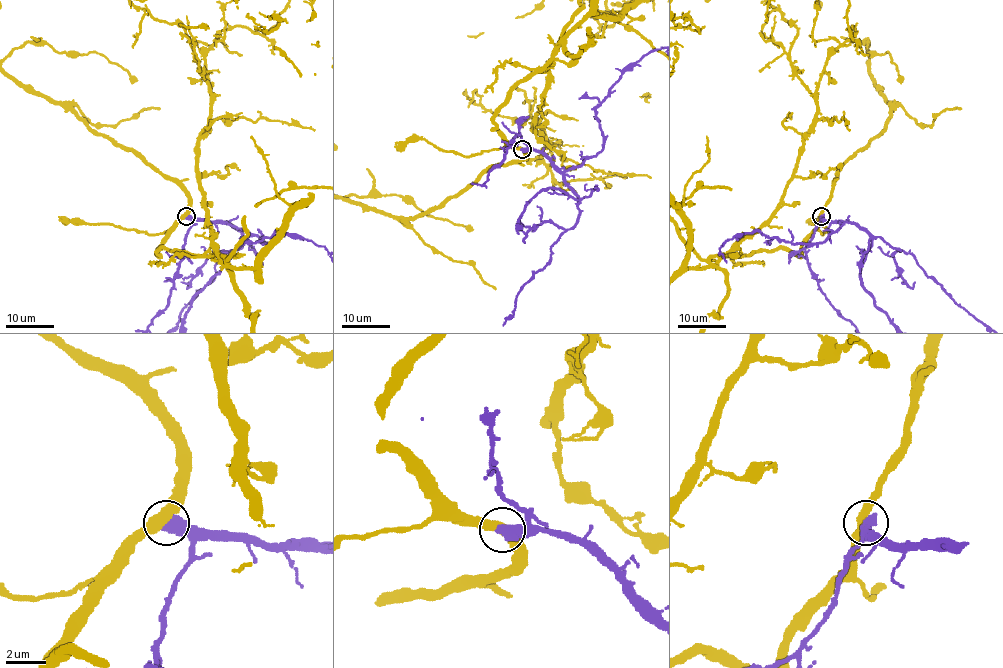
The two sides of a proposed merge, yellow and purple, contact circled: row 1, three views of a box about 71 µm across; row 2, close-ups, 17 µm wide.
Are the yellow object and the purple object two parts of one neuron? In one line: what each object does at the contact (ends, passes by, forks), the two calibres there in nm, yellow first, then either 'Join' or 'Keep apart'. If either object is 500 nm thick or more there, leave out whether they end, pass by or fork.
Thickness 460 nm (yellow) against 600 nm. Keep apart

